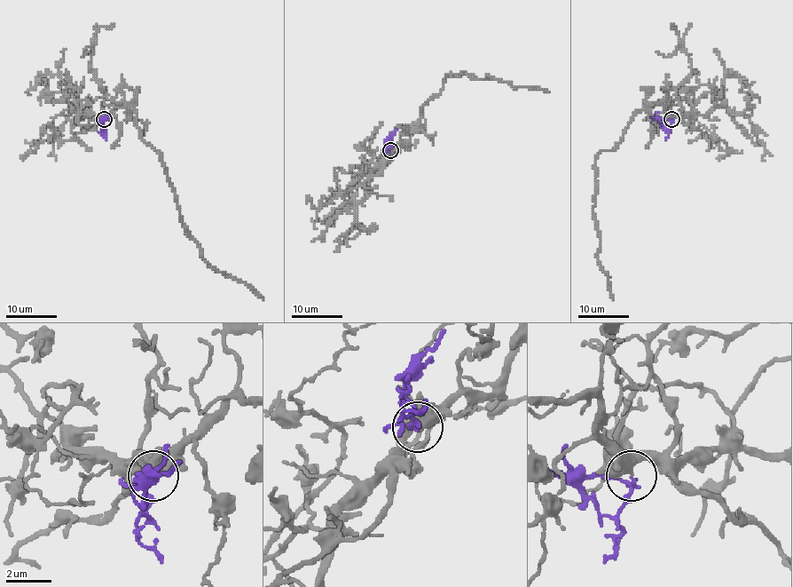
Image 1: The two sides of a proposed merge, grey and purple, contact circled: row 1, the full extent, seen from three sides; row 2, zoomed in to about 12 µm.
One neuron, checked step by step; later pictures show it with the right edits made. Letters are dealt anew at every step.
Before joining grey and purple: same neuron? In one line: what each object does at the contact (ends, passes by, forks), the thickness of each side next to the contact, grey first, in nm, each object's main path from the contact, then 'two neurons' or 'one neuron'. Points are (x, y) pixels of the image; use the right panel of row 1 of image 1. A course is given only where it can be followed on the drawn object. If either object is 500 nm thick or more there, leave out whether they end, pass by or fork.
grey passes by; purple ends there; 440 nm thick on the grey side, 140 nm on the other; grey runs (671, 119), (663, 103), (650, 103), (612, 149), (595, 158), (597, 257), (613, 297); purple runs (671, 119), (650, 116); one neuron

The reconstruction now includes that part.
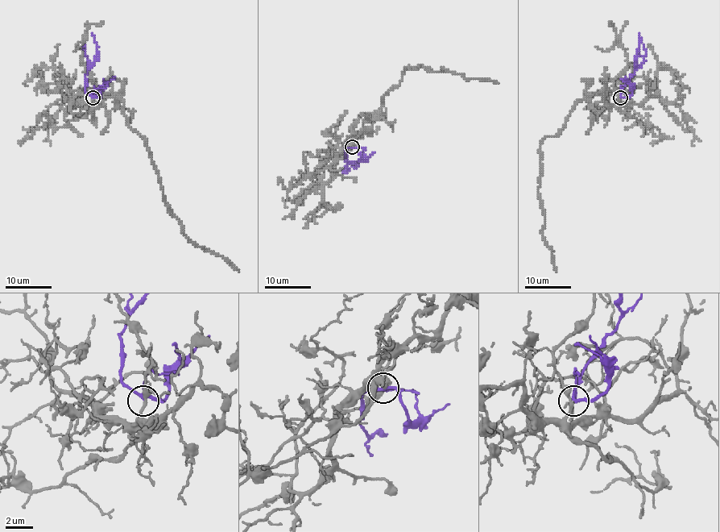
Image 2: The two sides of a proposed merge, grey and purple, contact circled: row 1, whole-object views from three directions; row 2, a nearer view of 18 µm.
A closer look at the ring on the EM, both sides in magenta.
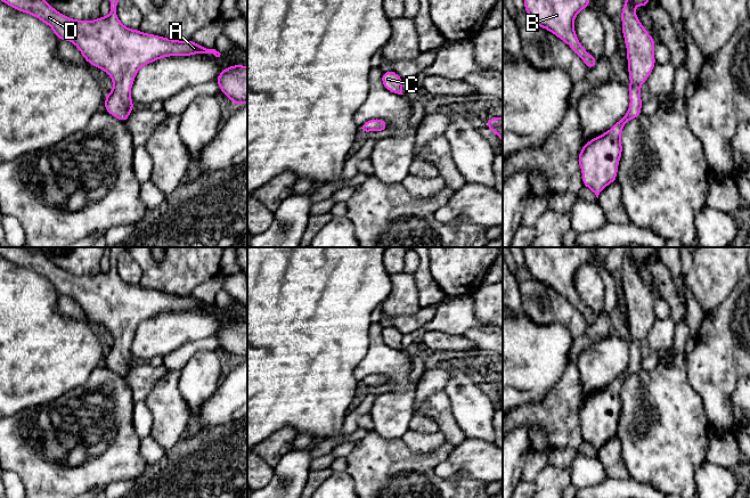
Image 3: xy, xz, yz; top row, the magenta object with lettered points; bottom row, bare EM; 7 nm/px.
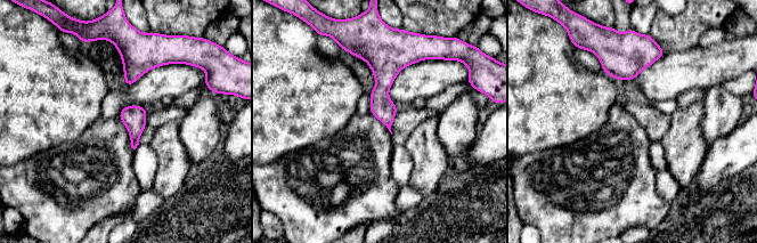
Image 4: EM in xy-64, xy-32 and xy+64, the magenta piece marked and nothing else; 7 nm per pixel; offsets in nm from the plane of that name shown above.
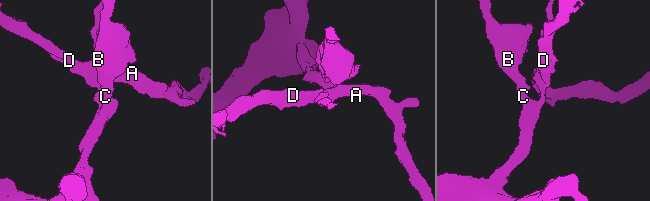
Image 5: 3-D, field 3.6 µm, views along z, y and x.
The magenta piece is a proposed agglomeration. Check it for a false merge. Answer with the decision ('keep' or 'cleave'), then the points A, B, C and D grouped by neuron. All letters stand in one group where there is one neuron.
keep; A B C D

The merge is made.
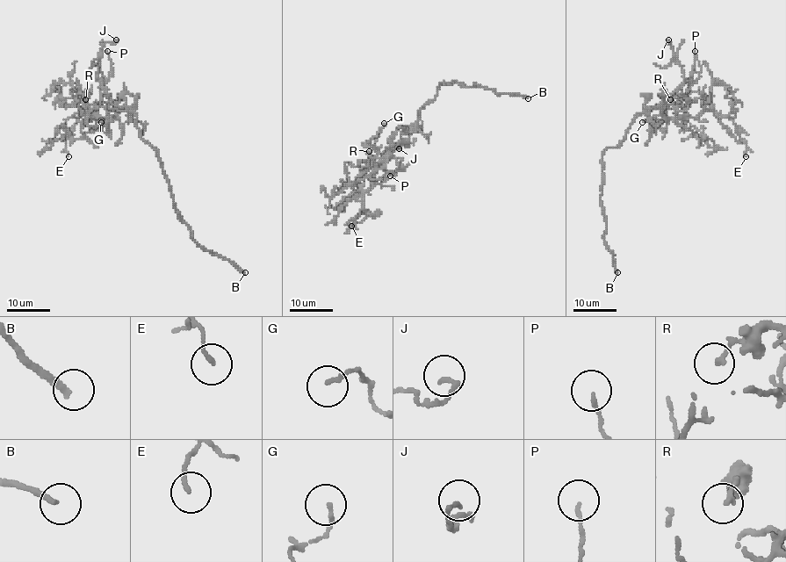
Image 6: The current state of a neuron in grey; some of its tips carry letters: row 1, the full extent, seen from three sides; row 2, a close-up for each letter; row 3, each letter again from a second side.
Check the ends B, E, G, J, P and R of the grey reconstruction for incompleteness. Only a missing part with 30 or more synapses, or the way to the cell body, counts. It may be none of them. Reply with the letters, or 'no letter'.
B

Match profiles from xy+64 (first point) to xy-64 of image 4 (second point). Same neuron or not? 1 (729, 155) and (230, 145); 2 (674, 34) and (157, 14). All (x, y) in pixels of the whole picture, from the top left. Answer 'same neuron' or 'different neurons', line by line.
1: same neuron
2: same neuron

